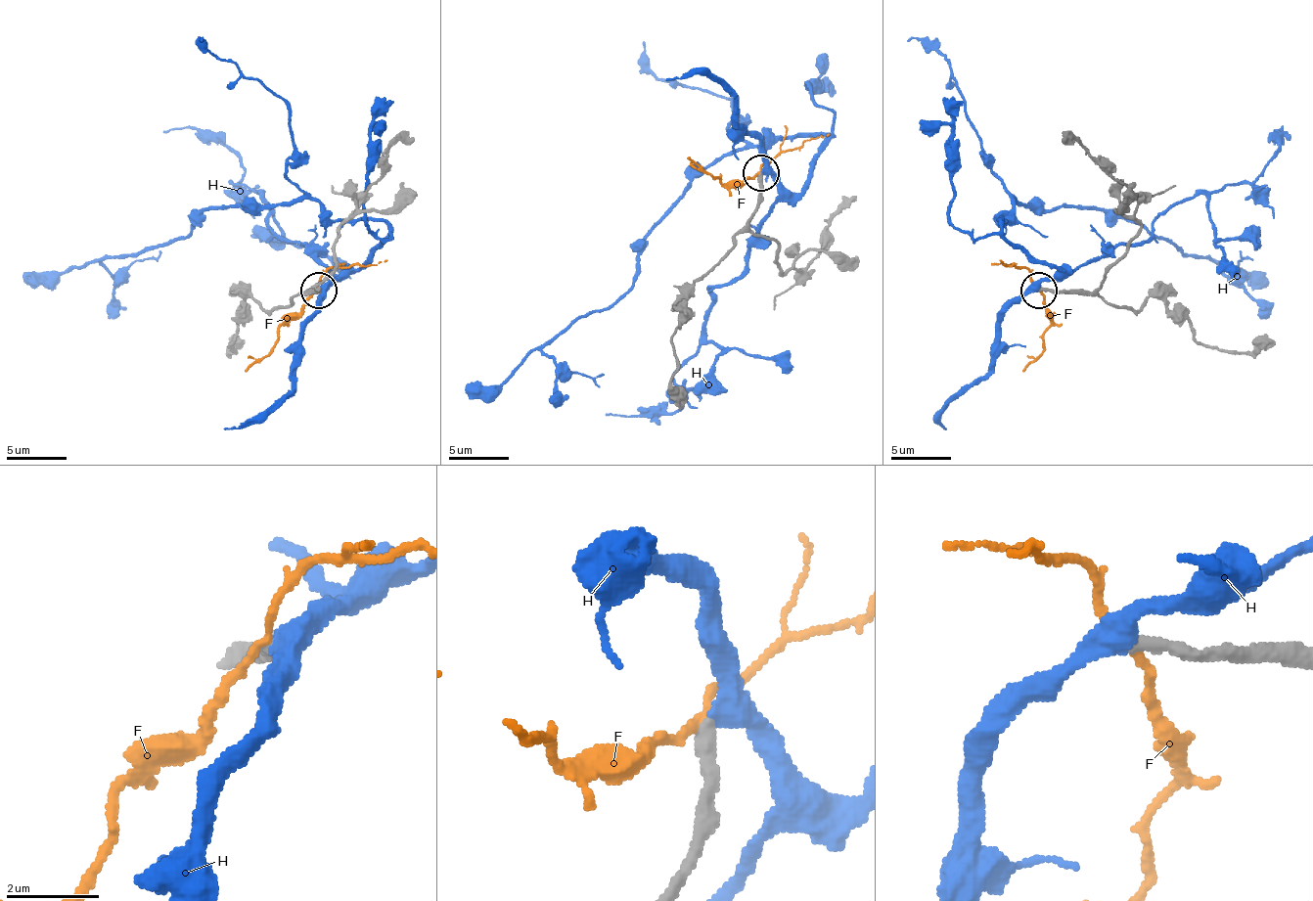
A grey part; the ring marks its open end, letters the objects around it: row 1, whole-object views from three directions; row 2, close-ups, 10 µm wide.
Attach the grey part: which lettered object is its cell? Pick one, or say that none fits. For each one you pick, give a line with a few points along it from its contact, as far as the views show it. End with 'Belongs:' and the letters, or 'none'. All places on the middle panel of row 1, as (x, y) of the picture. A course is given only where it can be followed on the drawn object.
H: it runs (759, 172), (798, 194), (829, 136), (720, 155), (646, 239), (621, 295), (576, 317), (498, 385), (465, 385)
Belongs: H

